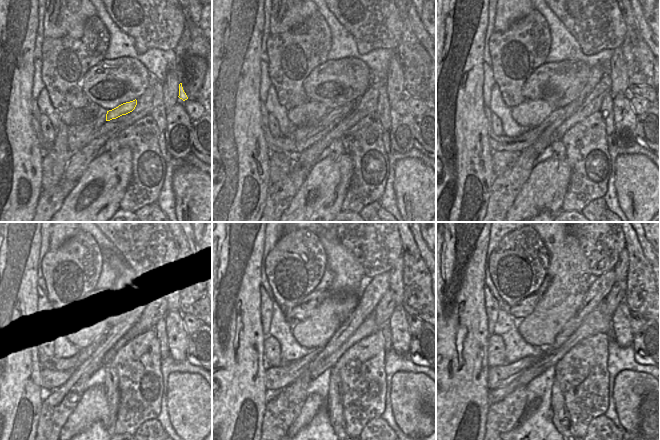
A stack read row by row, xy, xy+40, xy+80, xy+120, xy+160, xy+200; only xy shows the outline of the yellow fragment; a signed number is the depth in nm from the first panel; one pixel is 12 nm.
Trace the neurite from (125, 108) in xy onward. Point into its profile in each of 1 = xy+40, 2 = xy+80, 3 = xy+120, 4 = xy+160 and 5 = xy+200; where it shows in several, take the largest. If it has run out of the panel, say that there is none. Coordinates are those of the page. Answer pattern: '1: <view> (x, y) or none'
1: xy+40 (343, 111)
2: xy+80 (557, 113)
3: xy+120 (83, 355)
4: xy+160 (276, 377)
5: xy+200 (499, 376)

